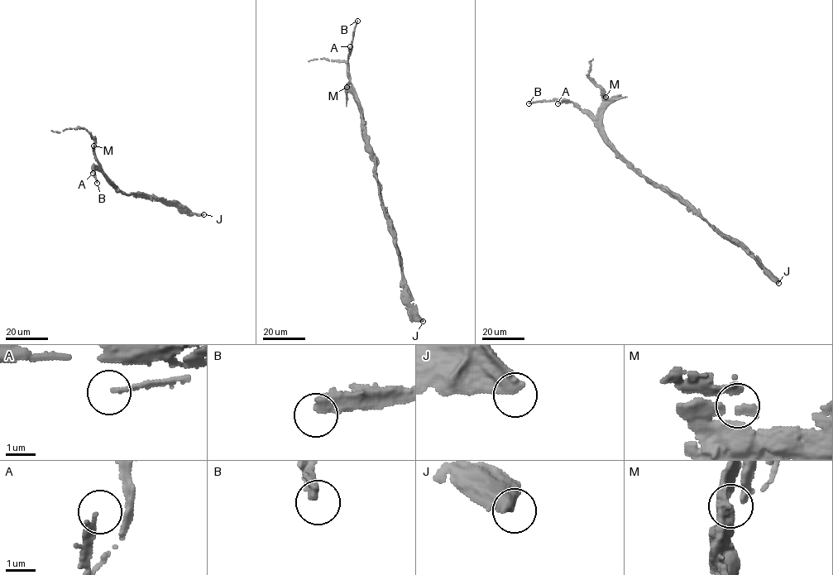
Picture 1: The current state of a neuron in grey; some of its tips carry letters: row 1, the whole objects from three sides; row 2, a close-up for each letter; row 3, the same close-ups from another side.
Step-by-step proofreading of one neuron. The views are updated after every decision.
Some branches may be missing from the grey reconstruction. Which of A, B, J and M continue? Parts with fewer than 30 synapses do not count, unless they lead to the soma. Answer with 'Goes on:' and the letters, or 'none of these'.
Goes on: B

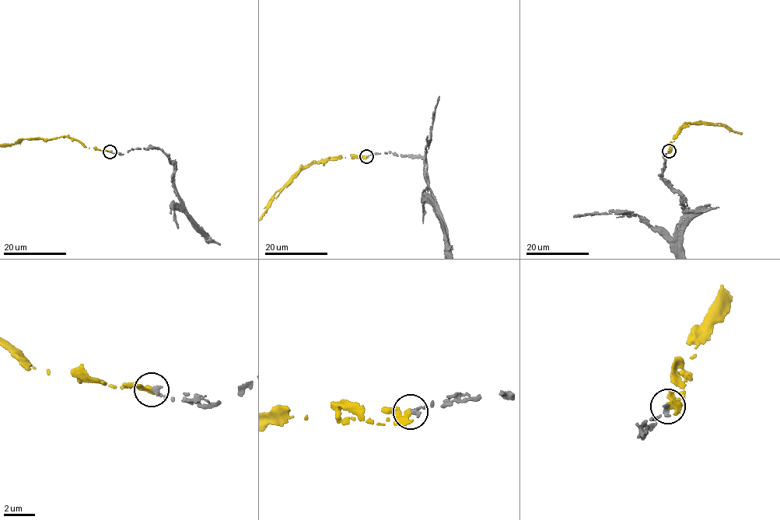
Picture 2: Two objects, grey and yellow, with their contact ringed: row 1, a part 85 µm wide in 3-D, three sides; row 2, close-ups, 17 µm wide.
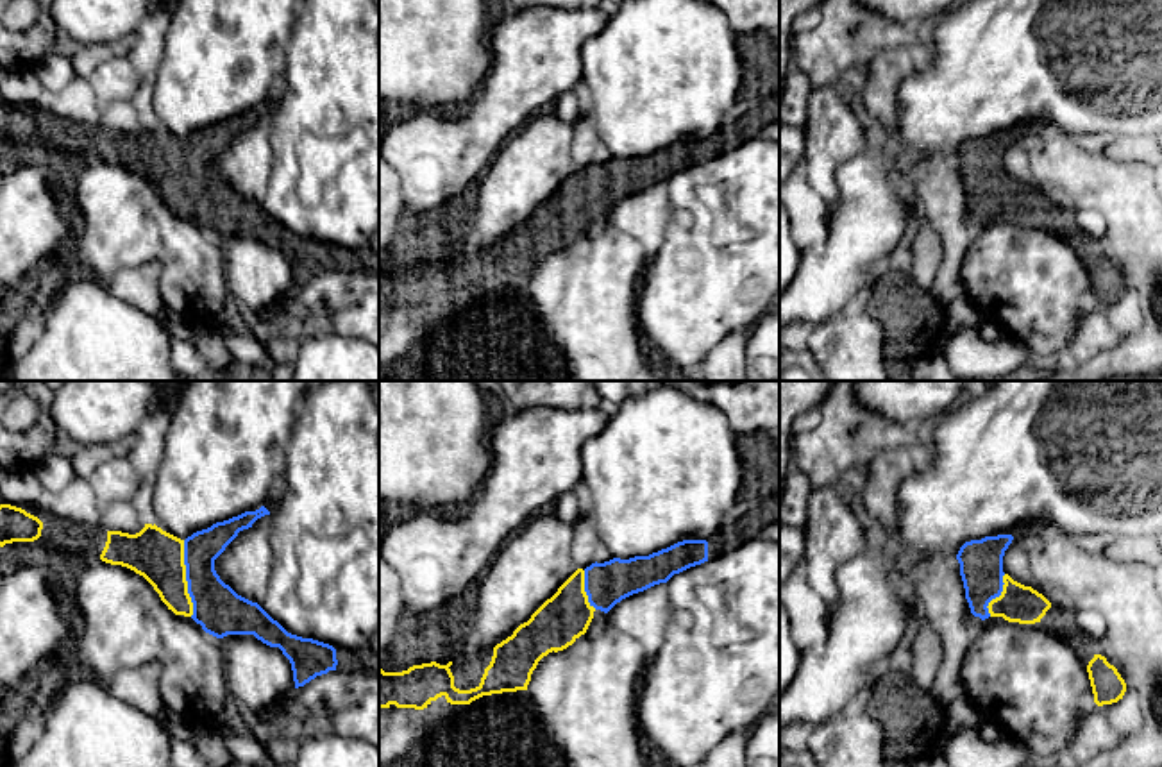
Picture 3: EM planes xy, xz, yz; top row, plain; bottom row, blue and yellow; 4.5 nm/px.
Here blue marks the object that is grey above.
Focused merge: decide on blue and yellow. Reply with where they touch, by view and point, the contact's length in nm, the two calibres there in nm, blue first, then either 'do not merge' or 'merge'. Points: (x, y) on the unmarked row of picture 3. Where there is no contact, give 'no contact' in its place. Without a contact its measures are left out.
xy (186, 177) | 340 nm | 220/220 nm | merge

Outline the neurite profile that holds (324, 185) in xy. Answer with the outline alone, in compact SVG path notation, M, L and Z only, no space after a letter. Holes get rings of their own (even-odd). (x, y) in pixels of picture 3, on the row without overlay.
M302 0L286 45L286 91L281 105L270 114L270 147L274 168L259 206L288 232L313 238L333 247L359 250L368 247L379 229L379 2L377 0Z

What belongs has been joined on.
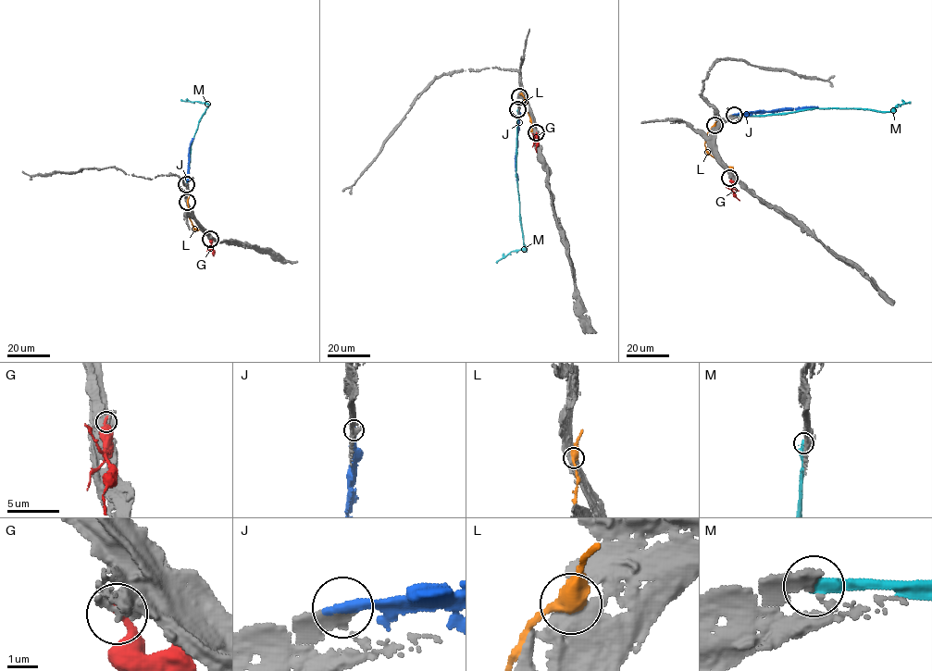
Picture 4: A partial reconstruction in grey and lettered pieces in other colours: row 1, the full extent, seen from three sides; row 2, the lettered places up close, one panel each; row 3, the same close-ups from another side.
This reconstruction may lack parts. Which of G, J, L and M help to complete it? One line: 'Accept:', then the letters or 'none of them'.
Accept: J

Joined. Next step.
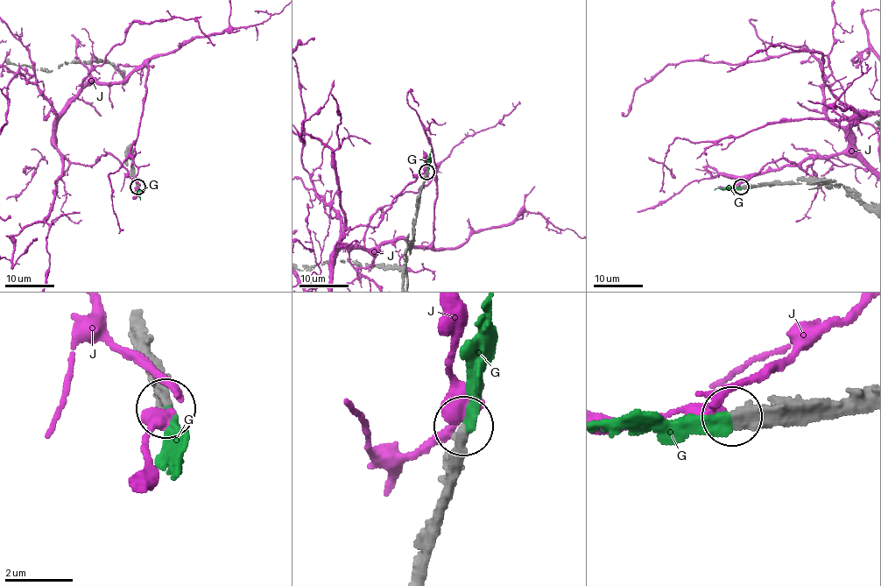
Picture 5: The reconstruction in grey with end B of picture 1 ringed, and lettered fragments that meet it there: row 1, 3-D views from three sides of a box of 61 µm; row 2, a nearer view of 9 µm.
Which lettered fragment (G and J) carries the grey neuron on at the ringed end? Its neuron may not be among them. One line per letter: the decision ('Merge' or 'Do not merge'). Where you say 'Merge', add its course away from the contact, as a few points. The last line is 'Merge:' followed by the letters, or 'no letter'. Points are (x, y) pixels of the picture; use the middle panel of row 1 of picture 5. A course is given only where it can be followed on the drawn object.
G: Merge. Its course: (426, 172), (431, 149)
J: Do not merge
Merge: G

